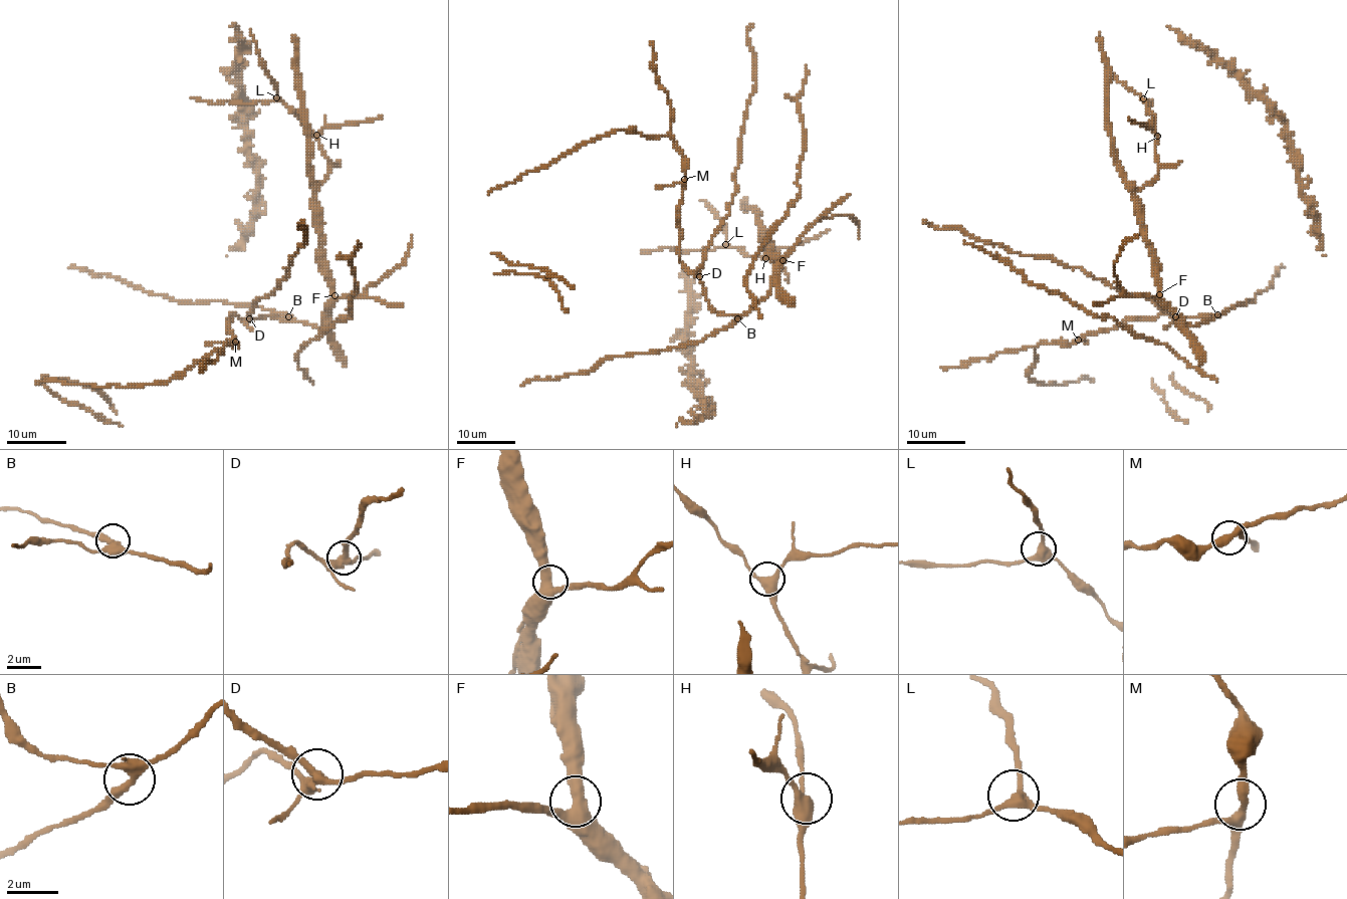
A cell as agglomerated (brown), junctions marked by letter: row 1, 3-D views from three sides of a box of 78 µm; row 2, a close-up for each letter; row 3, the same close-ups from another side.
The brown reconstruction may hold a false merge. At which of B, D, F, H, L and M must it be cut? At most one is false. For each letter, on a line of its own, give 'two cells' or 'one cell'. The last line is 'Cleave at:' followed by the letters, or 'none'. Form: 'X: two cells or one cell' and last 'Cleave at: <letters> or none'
B: one cell
D: two cells
F: one cell
H: one cell
L: one cell
M: one cell
Cleave at: D

